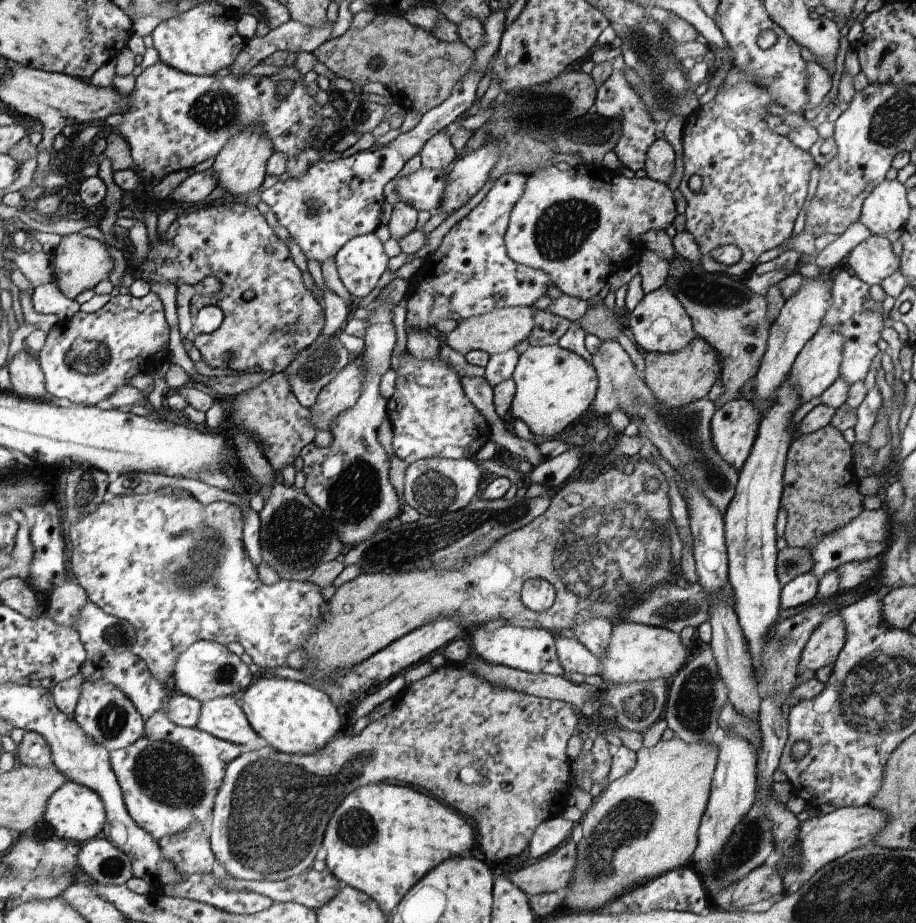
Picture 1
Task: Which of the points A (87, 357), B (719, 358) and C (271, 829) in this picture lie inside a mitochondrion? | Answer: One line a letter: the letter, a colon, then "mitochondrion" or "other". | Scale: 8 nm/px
A: mitochondrion
B: other
C: mitochondrion

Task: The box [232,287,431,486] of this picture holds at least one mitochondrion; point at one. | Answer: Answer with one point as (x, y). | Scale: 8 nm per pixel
(316, 366)

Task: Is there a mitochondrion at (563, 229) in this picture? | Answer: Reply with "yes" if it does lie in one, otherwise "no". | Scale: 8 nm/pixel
yes

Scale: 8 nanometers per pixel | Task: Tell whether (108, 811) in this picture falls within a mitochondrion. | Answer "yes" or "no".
no

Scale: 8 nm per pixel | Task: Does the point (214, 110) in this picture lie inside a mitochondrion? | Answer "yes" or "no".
yes

